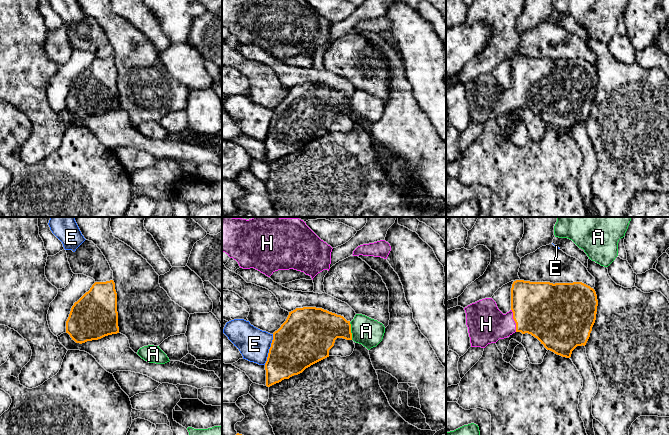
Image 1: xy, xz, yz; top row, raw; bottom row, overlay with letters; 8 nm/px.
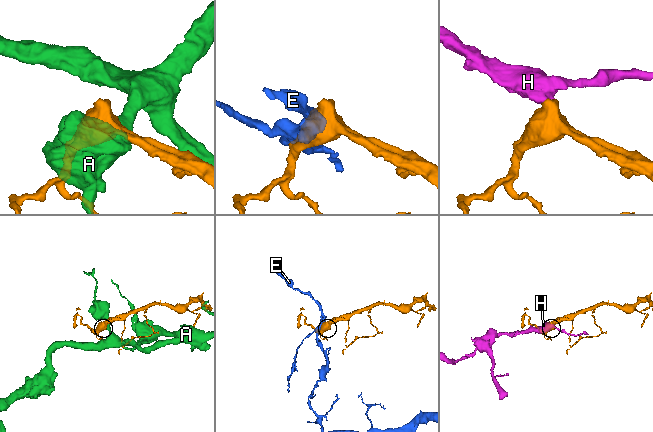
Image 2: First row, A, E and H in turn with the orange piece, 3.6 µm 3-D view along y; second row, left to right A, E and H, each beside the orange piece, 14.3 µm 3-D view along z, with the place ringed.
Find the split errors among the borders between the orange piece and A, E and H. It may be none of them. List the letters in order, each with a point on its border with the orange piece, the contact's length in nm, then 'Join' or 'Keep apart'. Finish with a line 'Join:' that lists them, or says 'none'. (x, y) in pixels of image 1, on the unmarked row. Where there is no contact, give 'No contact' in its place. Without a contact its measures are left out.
A: Touches orange at xz (350, 107). Shared border 150 nm. Keep apart
E: Touches orange at xz (269, 125). Shared border 260 nm. Keep apart
H: Touches orange at yz (514, 96). Shared border 190 nm. Join
Join: H

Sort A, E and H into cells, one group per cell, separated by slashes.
A / E / H

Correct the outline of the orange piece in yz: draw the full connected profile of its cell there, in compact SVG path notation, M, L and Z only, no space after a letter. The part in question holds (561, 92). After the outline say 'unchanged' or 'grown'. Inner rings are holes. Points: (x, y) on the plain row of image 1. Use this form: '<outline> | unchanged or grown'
M516 56L511 64L511 86L503 90L492 74L485 74L464 84L471 123L485 124L515 108L537 114L547 126L570 134L577 122L585 122L596 96L596 68L582 58L550 59Z | grown

